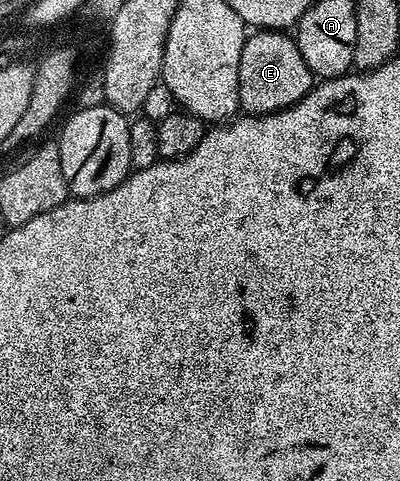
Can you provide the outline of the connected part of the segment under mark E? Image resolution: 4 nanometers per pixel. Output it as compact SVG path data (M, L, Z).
M264 29L247 36L238 64L238 104L243 114L261 115L292 107L315 84L314 73L304 63L297 40L289 32Z

